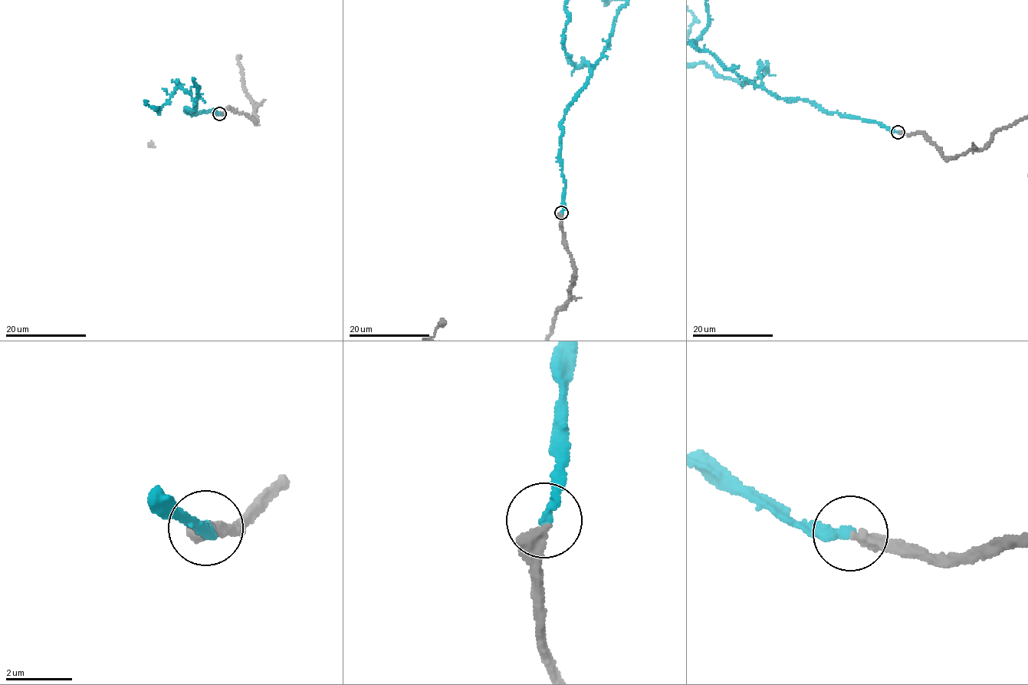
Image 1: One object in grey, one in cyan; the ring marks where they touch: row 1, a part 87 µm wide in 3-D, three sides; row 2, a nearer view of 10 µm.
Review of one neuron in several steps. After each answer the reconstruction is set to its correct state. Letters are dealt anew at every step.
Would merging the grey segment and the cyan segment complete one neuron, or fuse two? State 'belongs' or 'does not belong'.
belongs

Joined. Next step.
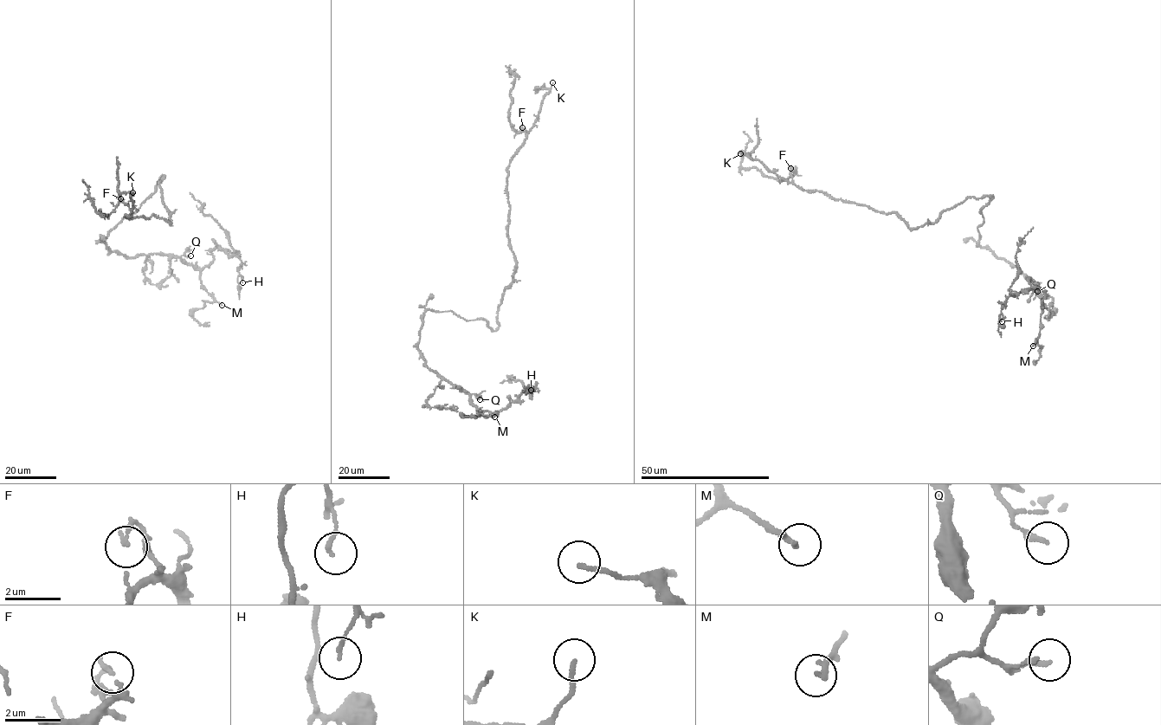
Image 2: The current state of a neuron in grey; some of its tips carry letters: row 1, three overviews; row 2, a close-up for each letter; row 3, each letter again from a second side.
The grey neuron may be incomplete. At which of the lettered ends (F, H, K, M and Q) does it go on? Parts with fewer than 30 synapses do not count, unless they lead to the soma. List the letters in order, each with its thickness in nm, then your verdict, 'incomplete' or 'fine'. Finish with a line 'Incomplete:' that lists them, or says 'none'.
F: 160 nm | fine
H: 130 nm | fine
K: 140 nm | fine
M: 180 nm | incomplete
Q: 180 nm | fine
Incomplete: M

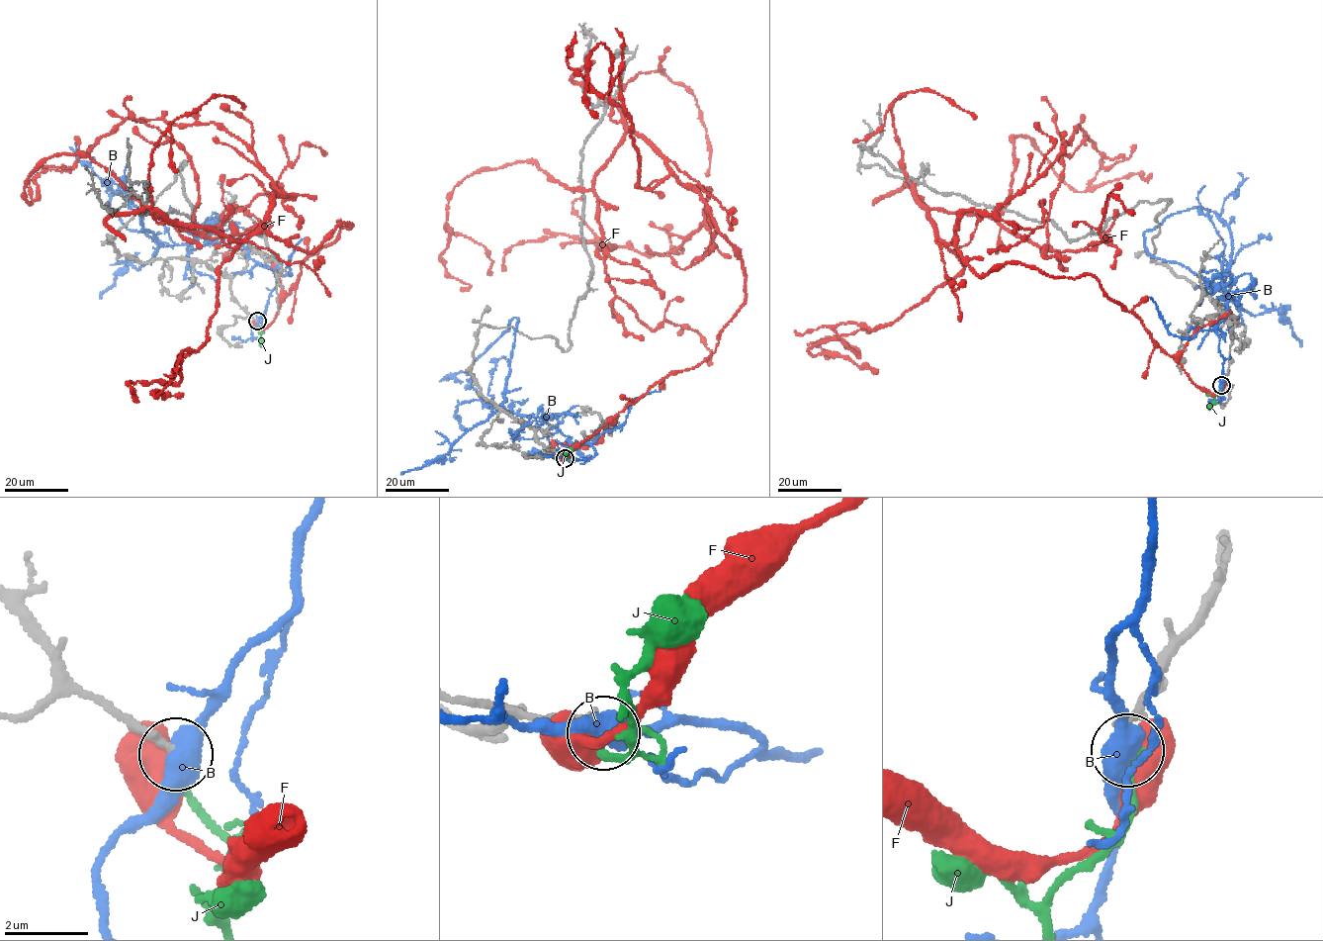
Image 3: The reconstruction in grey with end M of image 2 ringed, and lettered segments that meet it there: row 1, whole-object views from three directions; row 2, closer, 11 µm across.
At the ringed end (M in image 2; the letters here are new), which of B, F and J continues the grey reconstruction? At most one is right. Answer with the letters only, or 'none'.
J

